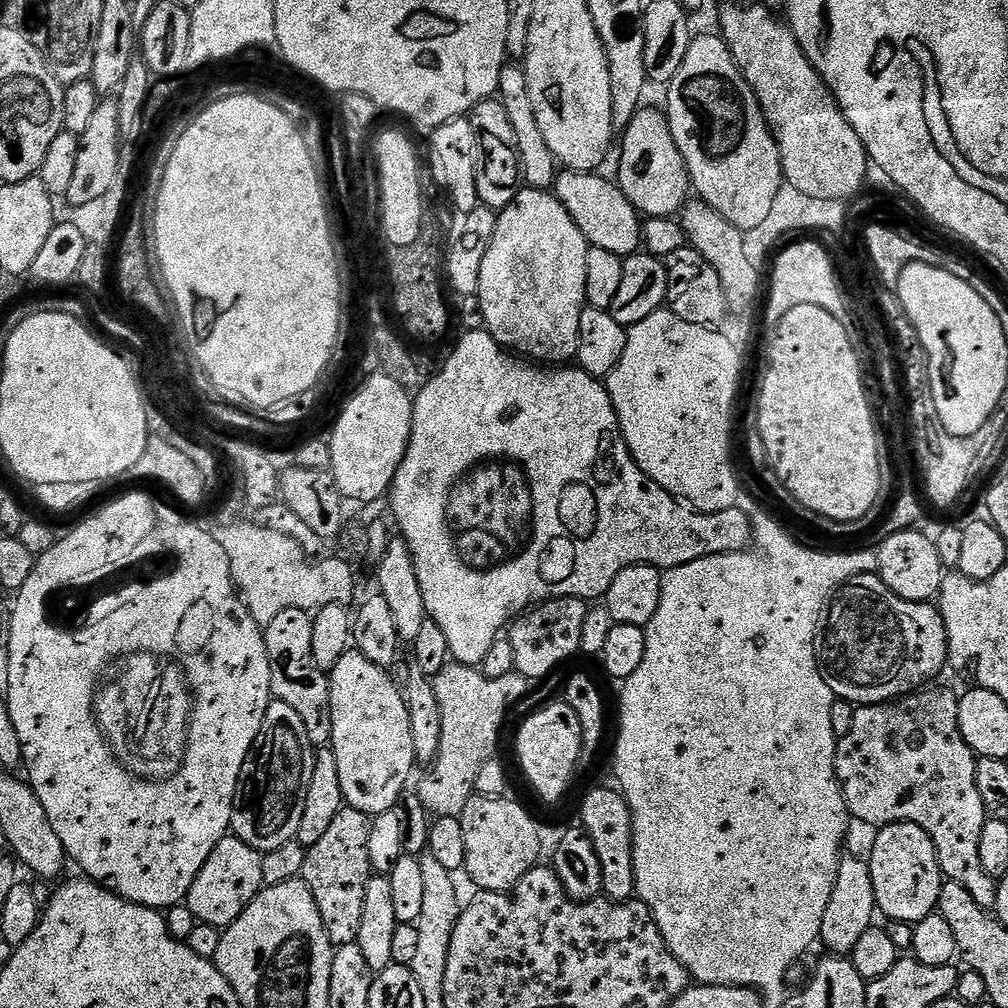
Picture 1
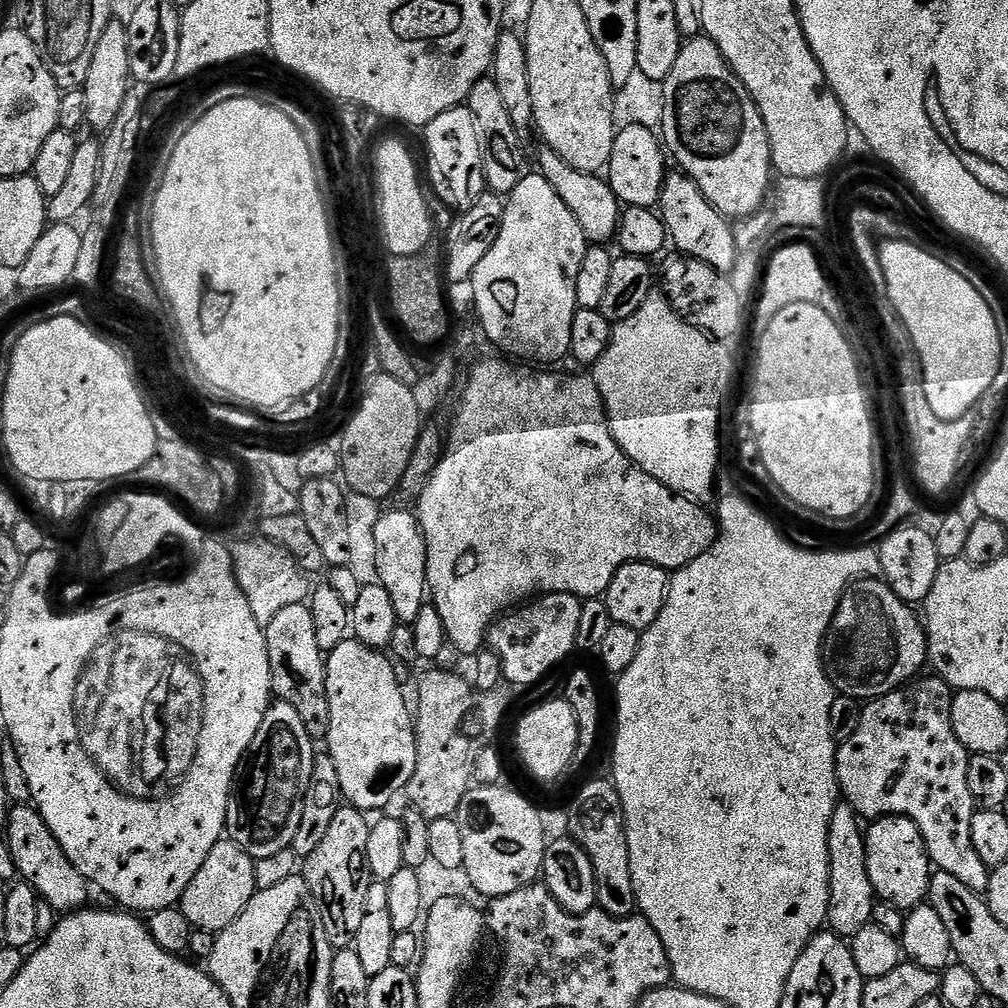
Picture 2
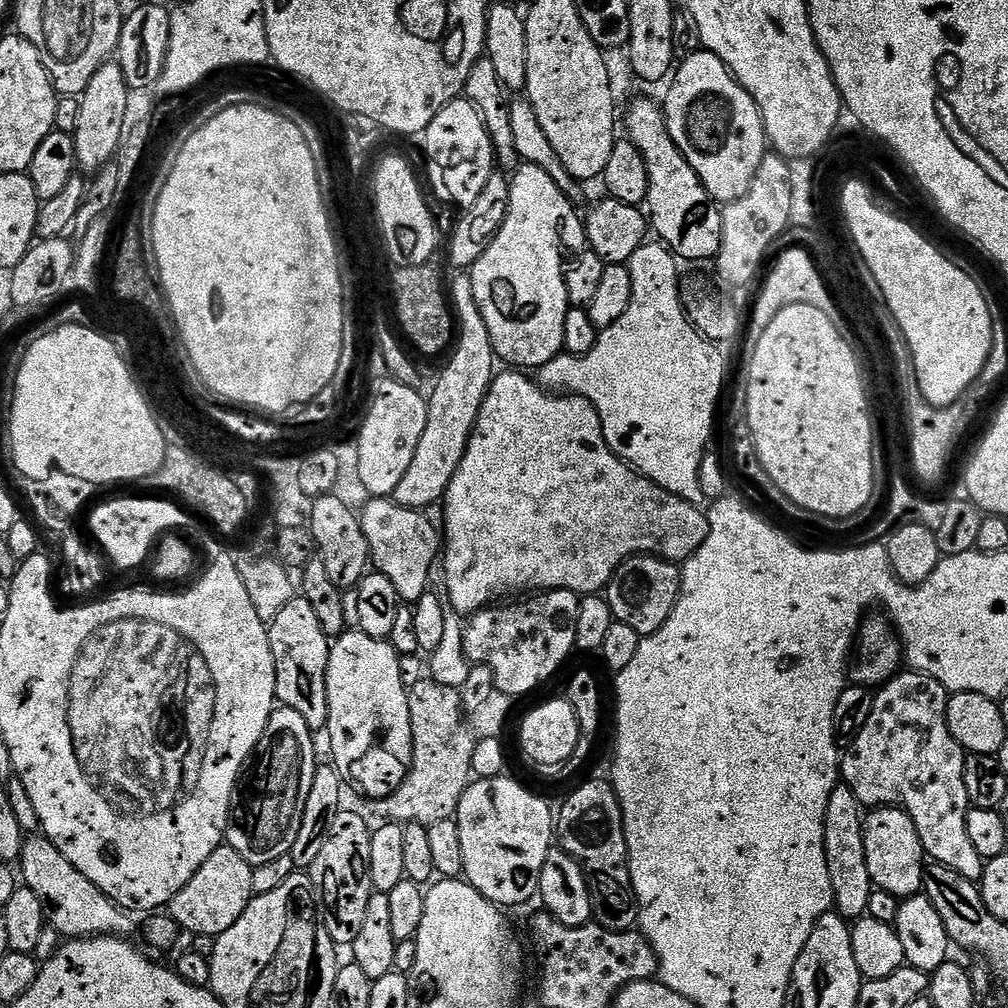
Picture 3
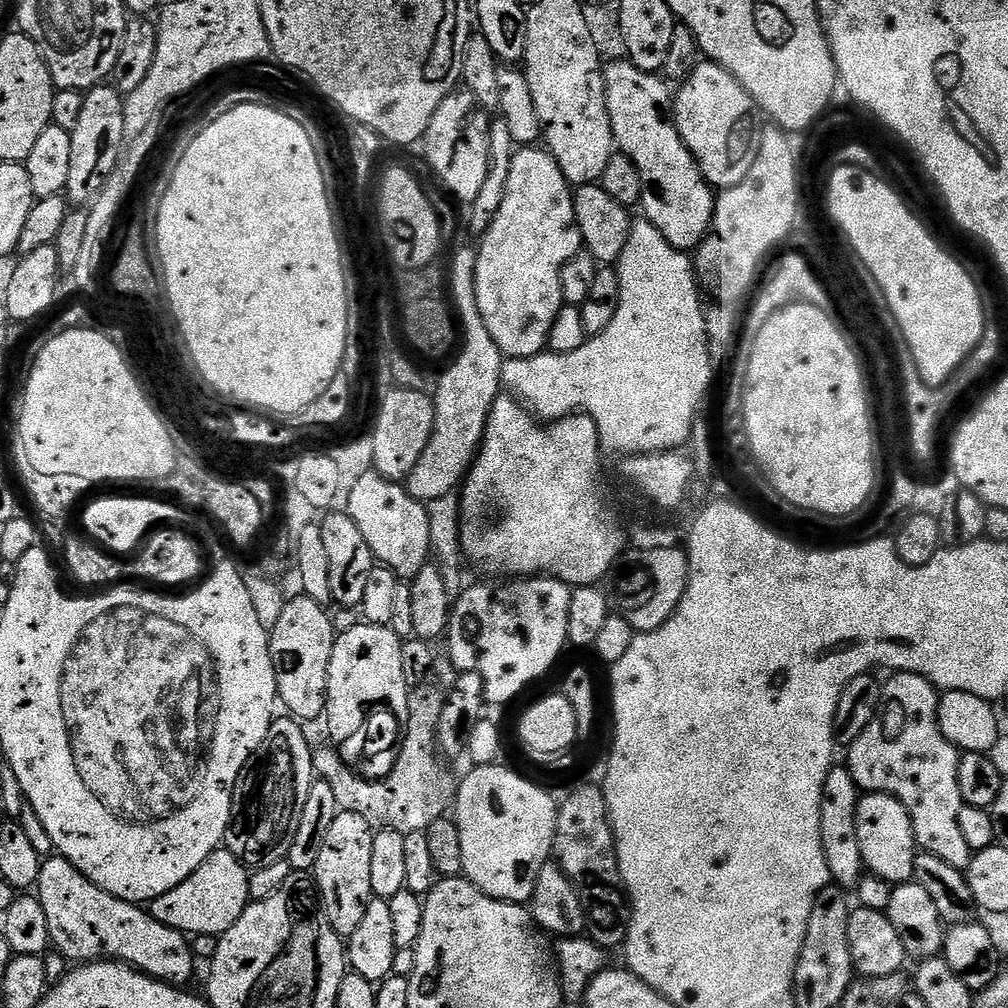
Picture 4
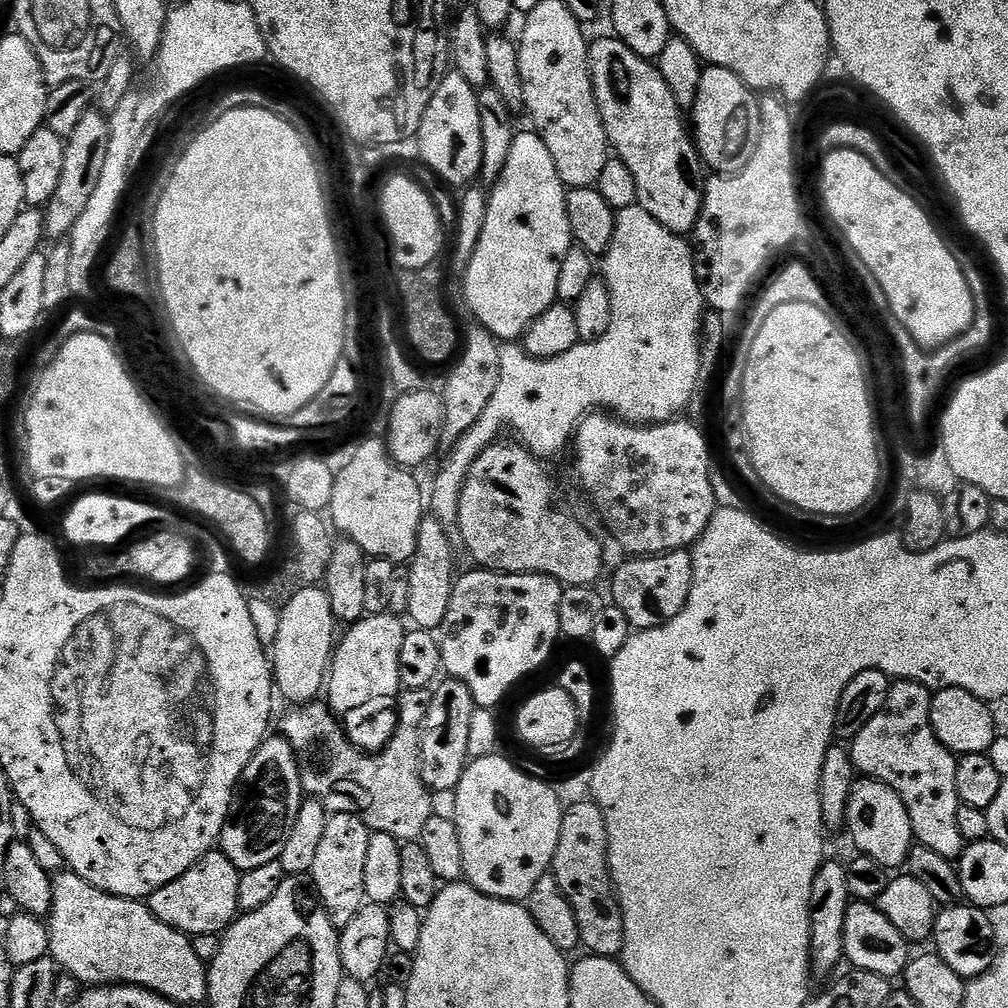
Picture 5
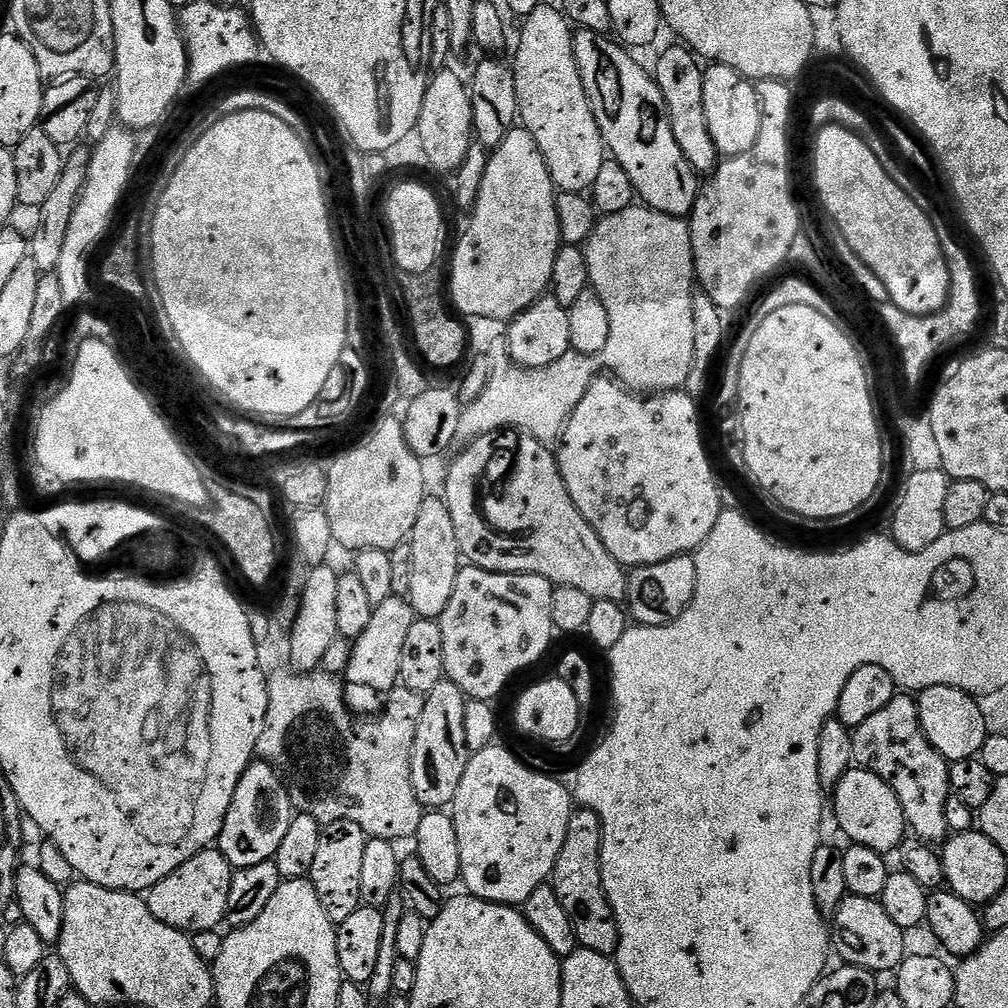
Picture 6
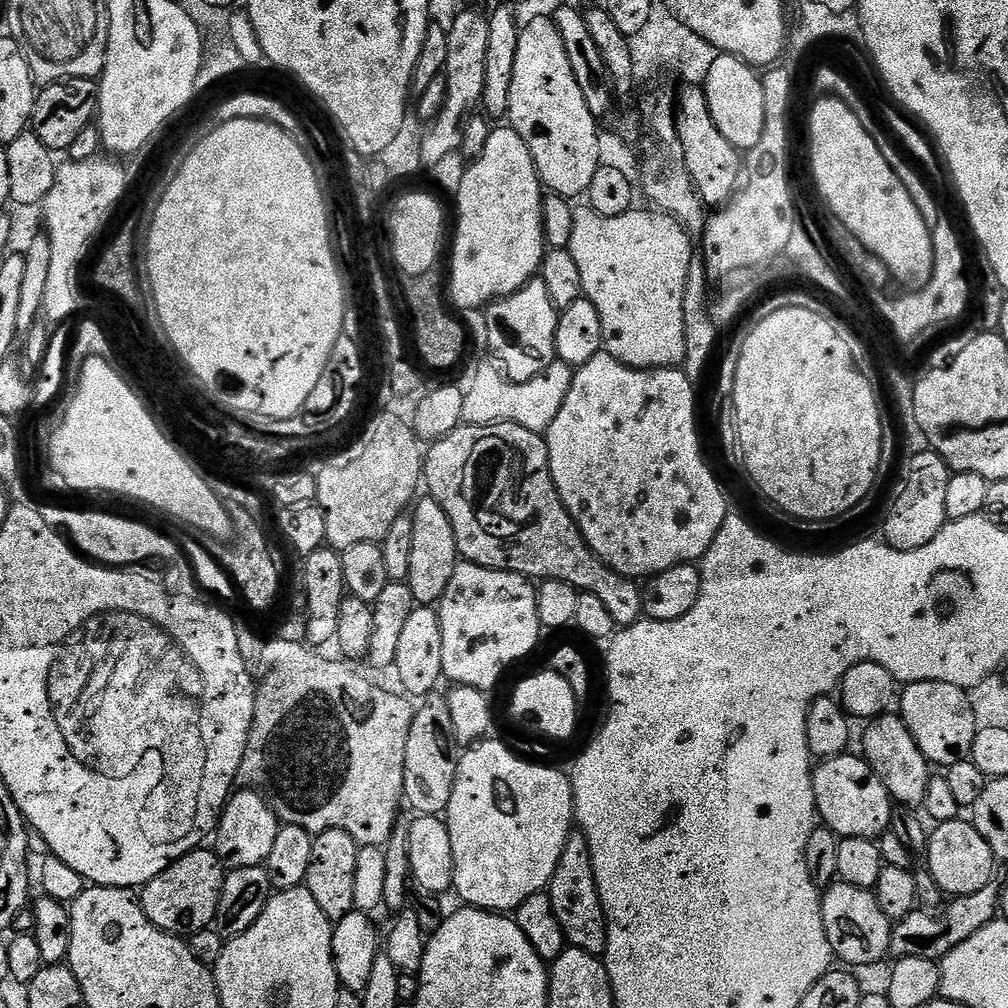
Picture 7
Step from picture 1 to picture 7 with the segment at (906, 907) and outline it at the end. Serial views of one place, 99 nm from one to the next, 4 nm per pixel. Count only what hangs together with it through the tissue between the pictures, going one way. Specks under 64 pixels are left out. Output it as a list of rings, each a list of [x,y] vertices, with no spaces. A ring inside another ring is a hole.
[[[845,754],[819,761],[812,769],[816,810],[823,827],[838,838],[866,838],[879,841],[892,826],[894,801],[882,778],[874,774],[863,755]]]

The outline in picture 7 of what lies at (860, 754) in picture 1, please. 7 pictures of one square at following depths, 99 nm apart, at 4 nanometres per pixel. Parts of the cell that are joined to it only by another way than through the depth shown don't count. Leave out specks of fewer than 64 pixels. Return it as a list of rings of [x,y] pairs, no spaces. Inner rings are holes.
[[[885,714],[877,716],[867,725],[864,732],[862,755],[869,766],[882,778],[886,790],[893,801],[900,806],[920,806],[926,798],[926,786],[931,782],[934,772],[928,759],[918,750],[918,742],[906,730],[906,722],[899,715]]]

